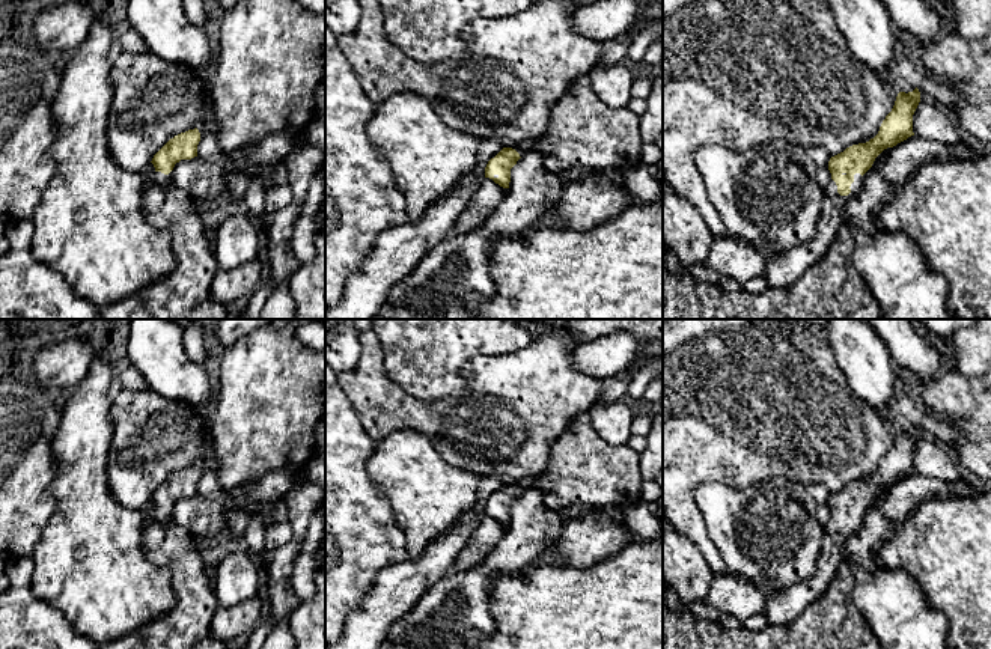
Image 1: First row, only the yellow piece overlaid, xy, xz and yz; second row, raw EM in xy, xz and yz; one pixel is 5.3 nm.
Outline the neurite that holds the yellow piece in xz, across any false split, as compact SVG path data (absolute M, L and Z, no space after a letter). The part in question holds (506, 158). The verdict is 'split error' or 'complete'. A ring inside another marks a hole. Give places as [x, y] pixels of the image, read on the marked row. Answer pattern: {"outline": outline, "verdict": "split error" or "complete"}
{"outline": "M526 139L517 142L514 148L503 148L497 155L494 155L486 167L485 178L492 179L503 188L509 188L511 182L511 169L517 164L517 161L524 157L535 146L533 139Z", "verdict": "split error"}

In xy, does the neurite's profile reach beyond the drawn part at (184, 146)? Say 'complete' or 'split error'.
split error

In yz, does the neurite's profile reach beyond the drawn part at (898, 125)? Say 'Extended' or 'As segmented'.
Extended

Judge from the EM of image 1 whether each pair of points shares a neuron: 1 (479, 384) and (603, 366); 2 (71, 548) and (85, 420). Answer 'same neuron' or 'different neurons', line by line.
1: different neurons
2: same neuron

